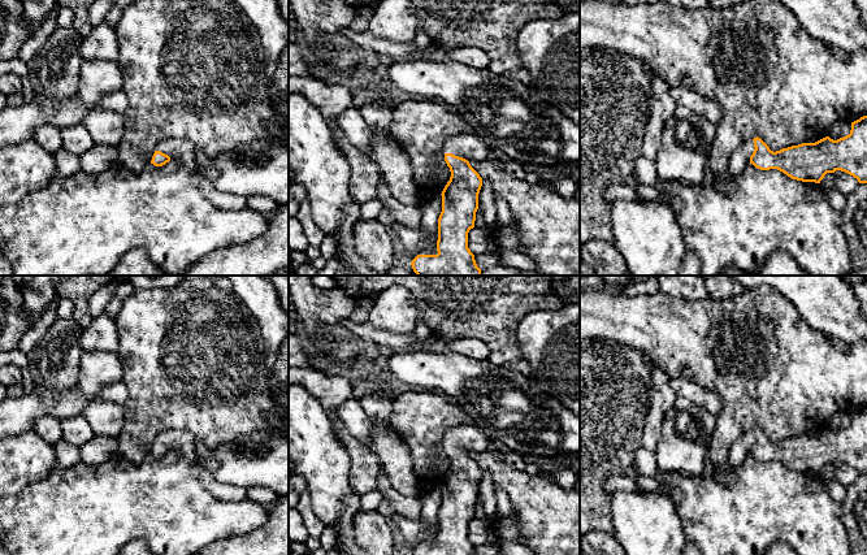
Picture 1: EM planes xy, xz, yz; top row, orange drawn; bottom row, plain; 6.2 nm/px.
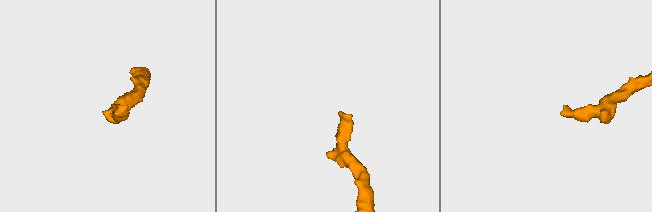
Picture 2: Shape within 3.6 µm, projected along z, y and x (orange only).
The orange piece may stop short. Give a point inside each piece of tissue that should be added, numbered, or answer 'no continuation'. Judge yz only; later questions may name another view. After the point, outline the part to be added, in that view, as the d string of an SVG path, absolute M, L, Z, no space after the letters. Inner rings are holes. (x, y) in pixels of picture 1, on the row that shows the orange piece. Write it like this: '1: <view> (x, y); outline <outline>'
1: yz (725, 182); outline M746 140L731 155L728 168L724 173L716 173L714 178L715 187L724 194L731 194L736 188L736 178L750 164L750 156L755 147L754 140Z

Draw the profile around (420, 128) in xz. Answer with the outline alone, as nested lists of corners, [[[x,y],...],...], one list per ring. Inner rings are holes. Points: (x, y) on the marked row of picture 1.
[[[425,99],[398,100],[393,113],[394,117],[387,134],[409,157],[415,183],[417,186],[426,186],[435,194],[442,194],[451,177],[450,168],[445,161],[443,146],[450,138],[474,133],[474,129],[452,109]]]

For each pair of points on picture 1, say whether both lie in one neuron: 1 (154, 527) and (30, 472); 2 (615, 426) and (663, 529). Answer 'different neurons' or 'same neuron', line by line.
1: different neurons
2: different neurons

